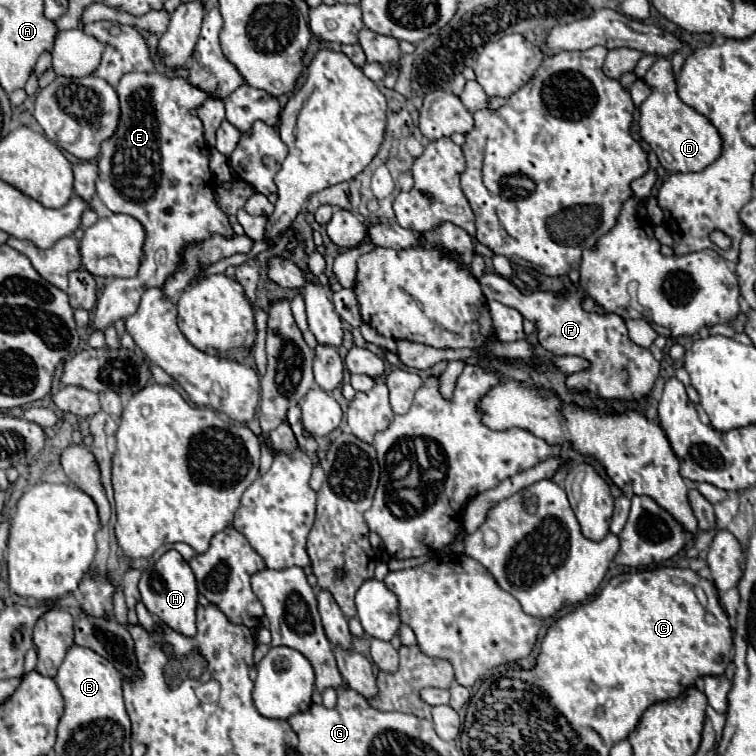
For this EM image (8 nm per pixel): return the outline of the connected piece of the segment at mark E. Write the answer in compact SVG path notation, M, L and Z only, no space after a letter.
M127 73L115 89L121 101L121 121L115 137L103 141L97 197L109 211L131 215L145 227L145 259L135 277L111 279L105 285L91 321L95 329L105 329L117 319L133 315L141 295L151 287L161 287L177 269L181 249L187 243L203 241L213 233L233 233L227 215L215 201L203 123L193 115L193 109L207 99L207 93L189 85L187 79L167 79L161 73Z

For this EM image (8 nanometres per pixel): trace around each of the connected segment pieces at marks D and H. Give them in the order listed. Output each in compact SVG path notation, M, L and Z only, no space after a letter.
M659 57L651 69L647 71L643 79L649 87L651 93L649 97L641 103L641 137L651 145L651 149L657 153L659 163L669 171L669 173L685 173L685 171L703 171L707 165L711 165L719 153L721 153L721 137L717 129L695 109L685 105L677 91L677 79L671 67L671 61L665 57Z
M167 551L165 555L161 555L159 561L153 563L151 569L145 569L141 573L139 591L141 591L141 601L145 603L149 613L157 615L157 619L163 625L167 625L173 631L183 633L187 637L197 635L197 627L195 627L195 611L199 605L197 579L195 579L189 563L177 551Z

